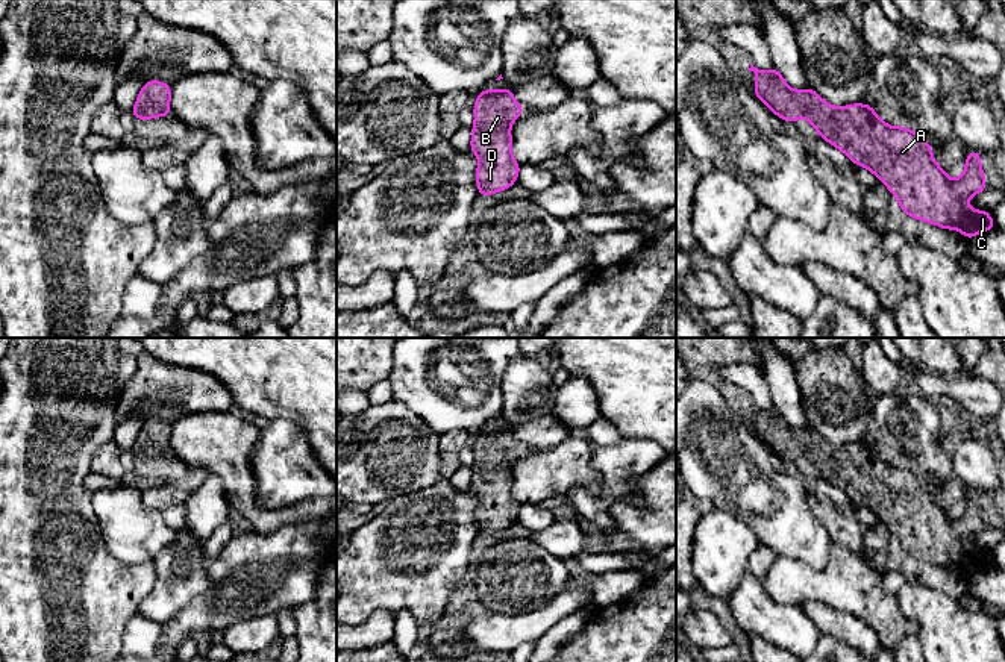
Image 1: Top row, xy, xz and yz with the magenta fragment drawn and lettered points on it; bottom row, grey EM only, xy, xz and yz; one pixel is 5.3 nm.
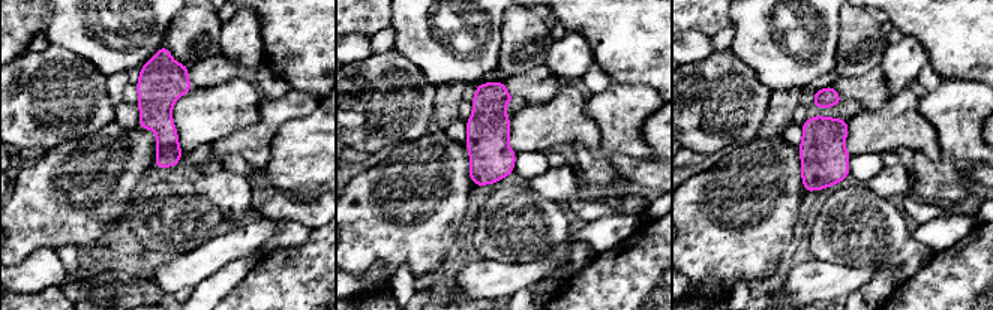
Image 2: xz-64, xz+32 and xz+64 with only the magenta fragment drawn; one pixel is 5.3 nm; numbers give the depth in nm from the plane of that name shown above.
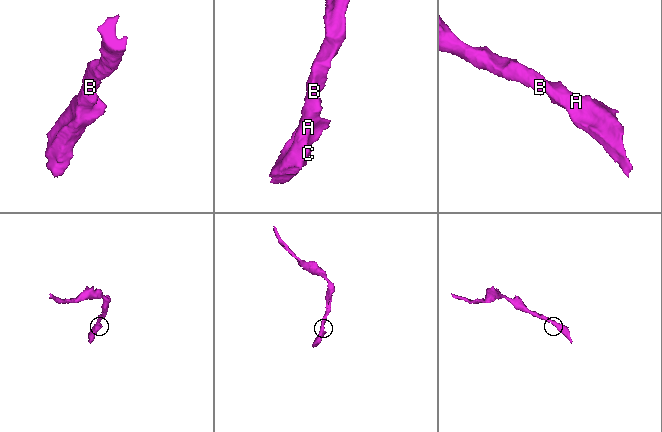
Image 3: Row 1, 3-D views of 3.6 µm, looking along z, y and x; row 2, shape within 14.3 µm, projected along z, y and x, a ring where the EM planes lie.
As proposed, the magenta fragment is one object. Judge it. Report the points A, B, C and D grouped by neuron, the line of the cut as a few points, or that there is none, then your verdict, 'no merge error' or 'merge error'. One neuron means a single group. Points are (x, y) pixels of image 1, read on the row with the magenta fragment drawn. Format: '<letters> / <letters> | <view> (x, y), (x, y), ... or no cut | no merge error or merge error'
A B C D | no cut | no merge error

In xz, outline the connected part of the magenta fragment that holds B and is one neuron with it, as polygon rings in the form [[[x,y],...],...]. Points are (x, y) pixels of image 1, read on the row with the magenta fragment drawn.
[[[514,88],[484,89],[473,112],[470,151],[479,158],[476,183],[479,195],[506,191],[517,182],[521,165],[512,159],[511,124],[524,111],[512,97]]]

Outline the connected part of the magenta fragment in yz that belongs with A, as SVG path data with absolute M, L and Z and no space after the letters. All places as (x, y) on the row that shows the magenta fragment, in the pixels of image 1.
M750 64L755 73L755 95L781 120L794 121L805 117L820 138L840 148L855 165L872 171L899 200L899 208L916 220L935 224L941 229L960 230L966 239L979 232L996 230L990 211L973 211L967 198L988 189L981 165L981 153L972 150L966 156L964 174L952 180L932 156L926 138L916 130L884 123L873 106L853 103L835 108L825 101L811 86L791 89L784 76L773 67L762 71Z

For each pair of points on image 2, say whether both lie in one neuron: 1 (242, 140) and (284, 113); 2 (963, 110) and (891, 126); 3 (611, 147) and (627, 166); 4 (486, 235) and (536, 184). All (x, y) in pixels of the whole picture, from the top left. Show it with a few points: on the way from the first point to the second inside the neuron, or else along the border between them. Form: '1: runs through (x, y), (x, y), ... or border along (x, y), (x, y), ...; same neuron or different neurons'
1: runs through (252, 140), (273, 120); same neuron
2: border along (918, 99), (918, 111), (933, 128), (941, 150); different neurons
3: border along (650, 156), (629, 157), (615, 154), (611, 163); different neurons
4: border along (537, 192), (564, 207); different neurons

